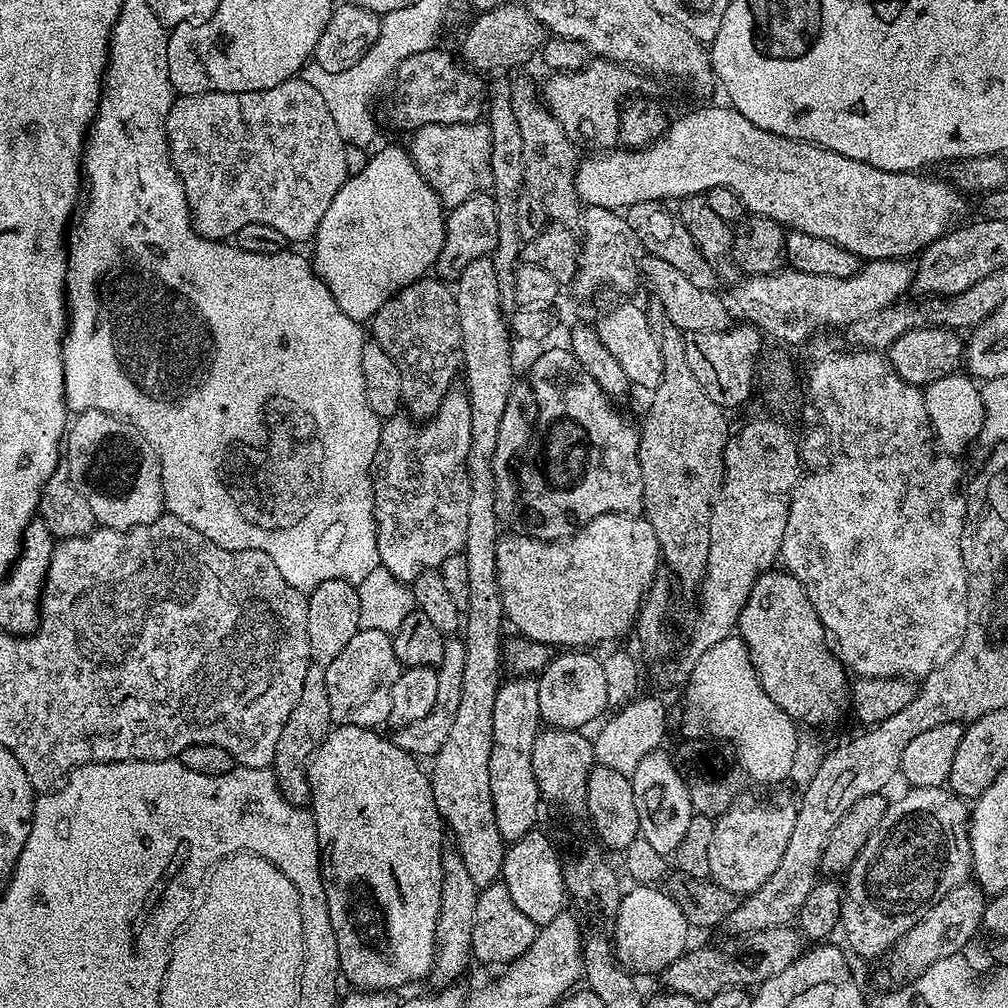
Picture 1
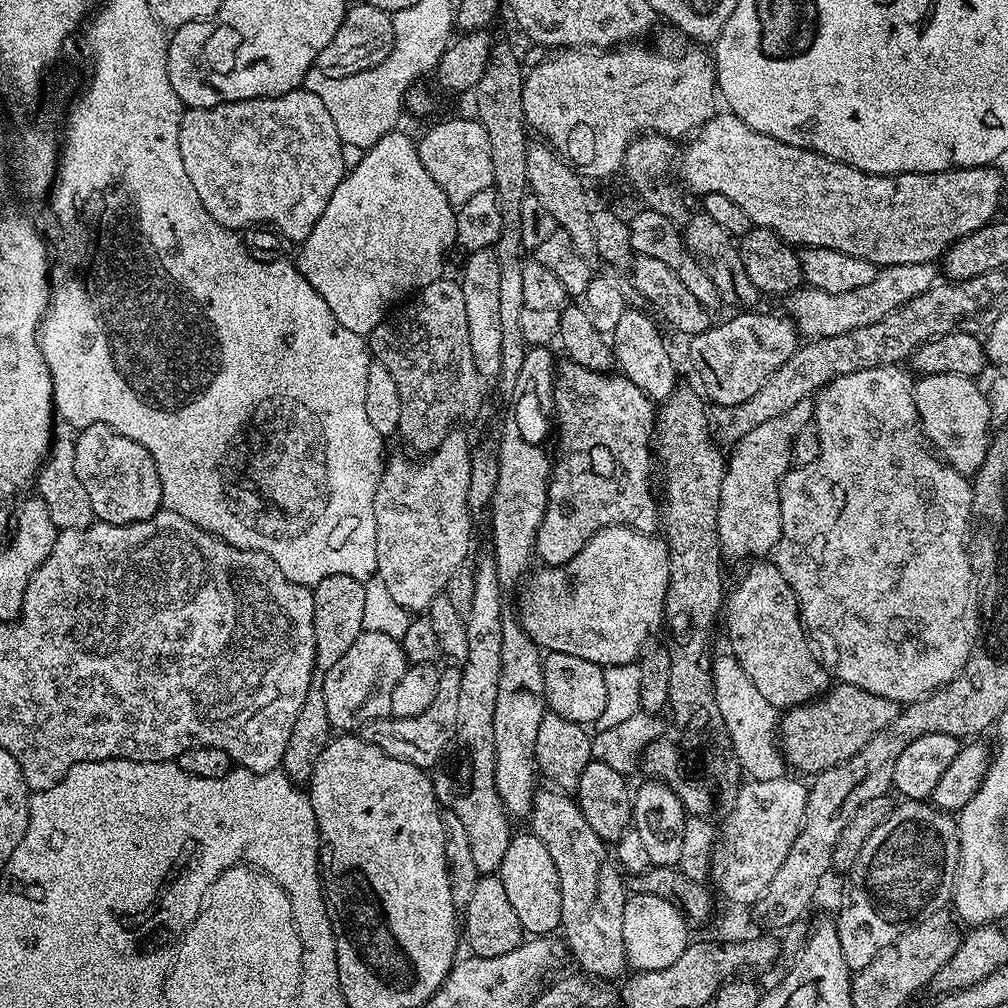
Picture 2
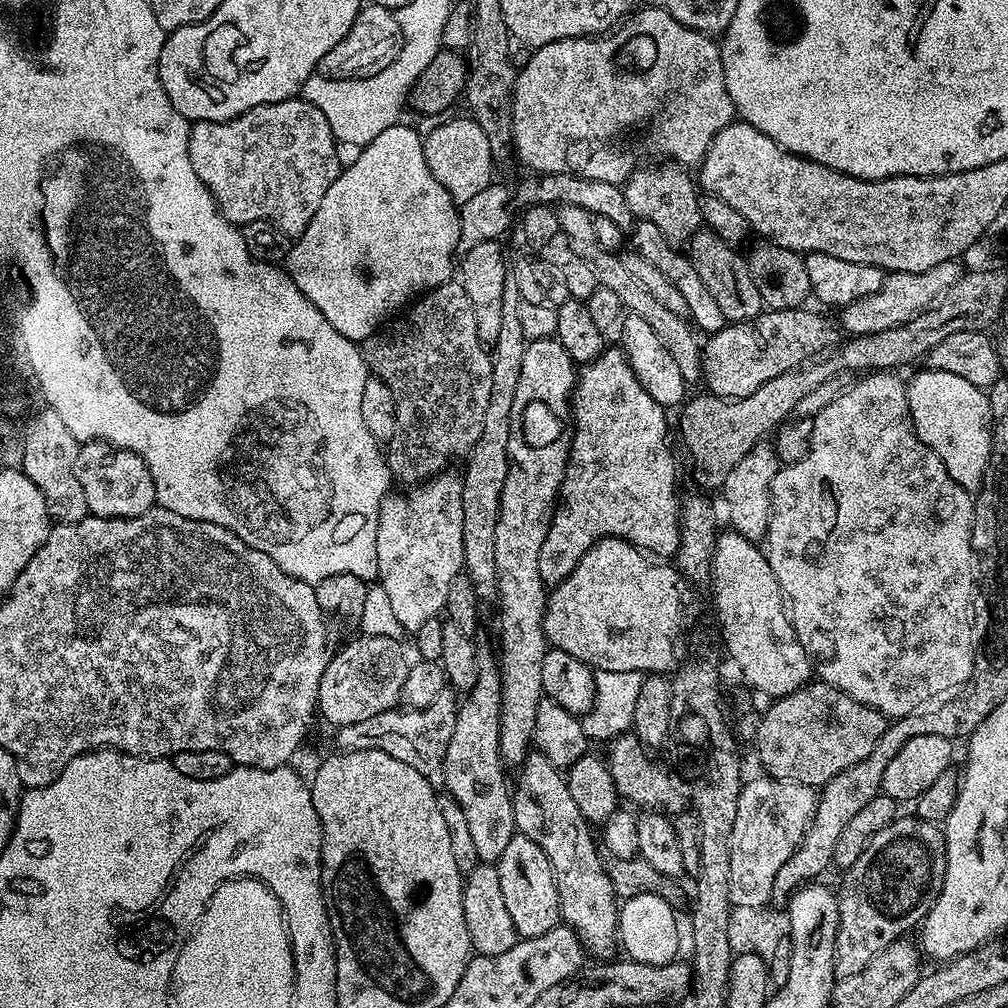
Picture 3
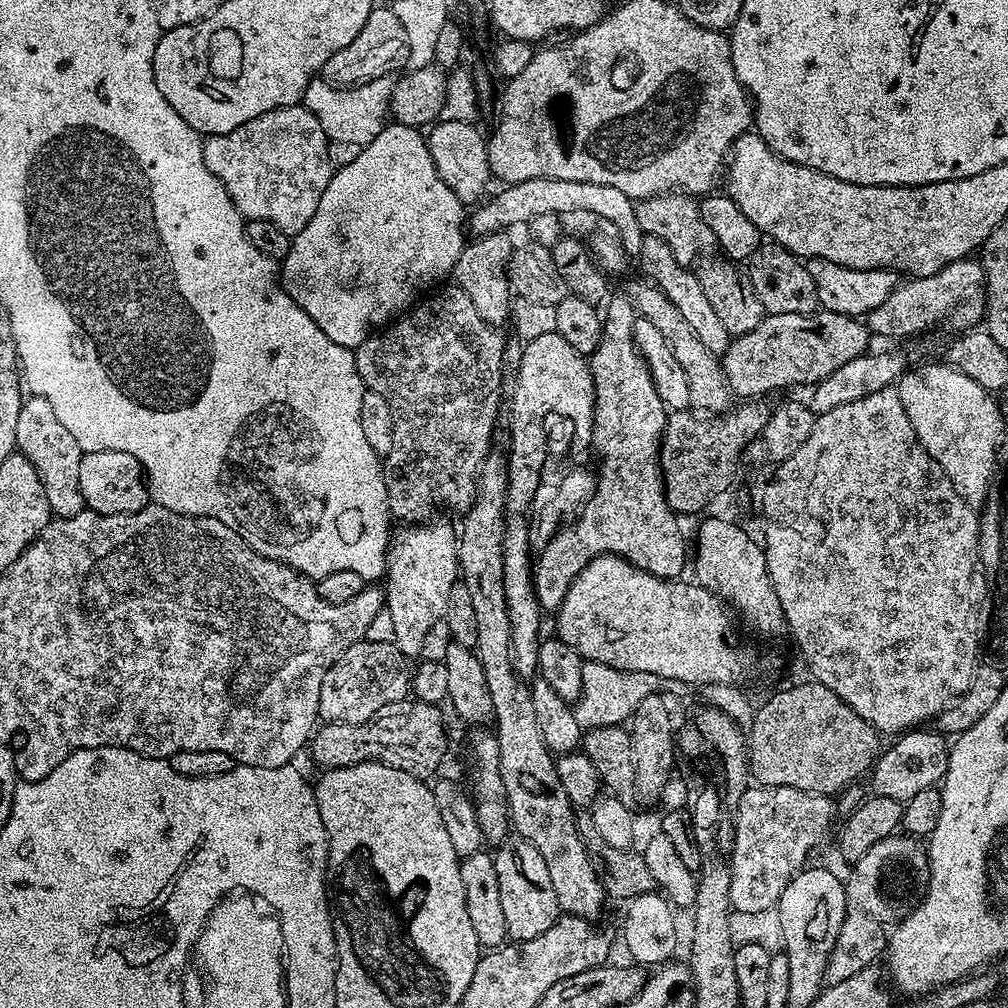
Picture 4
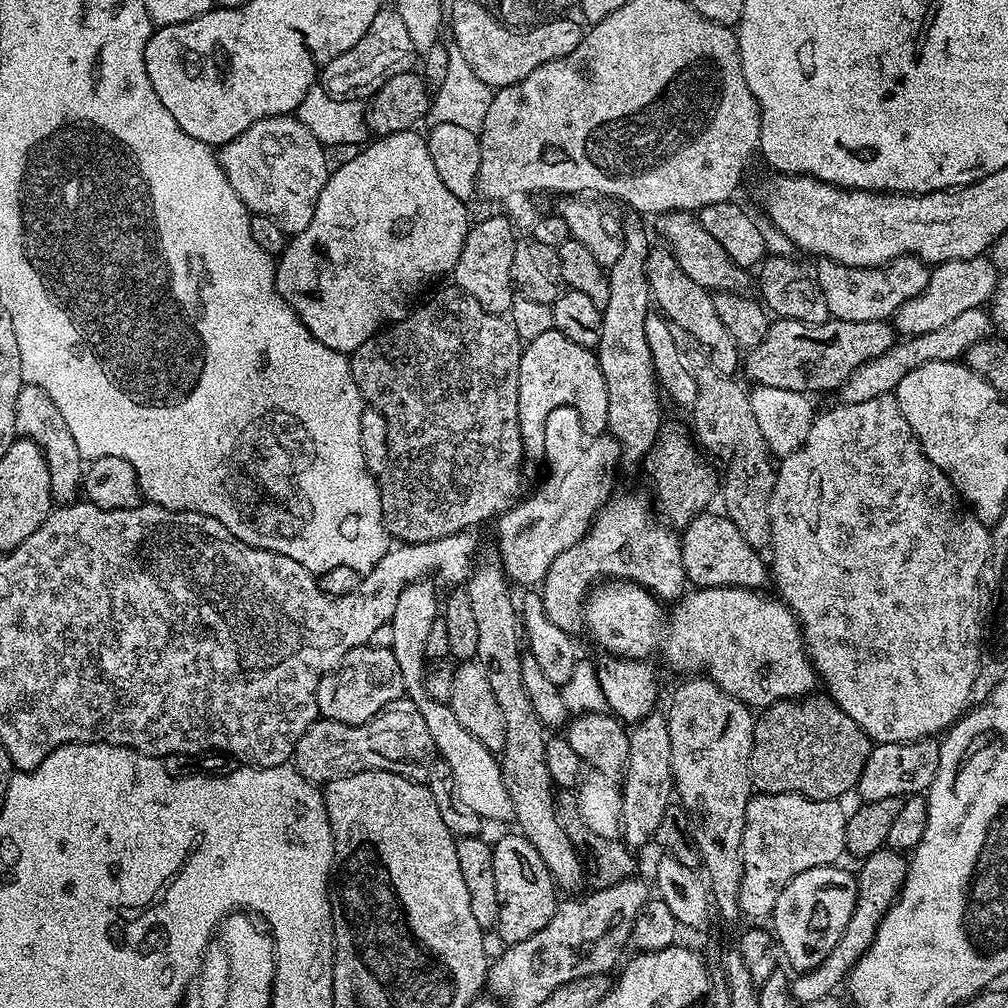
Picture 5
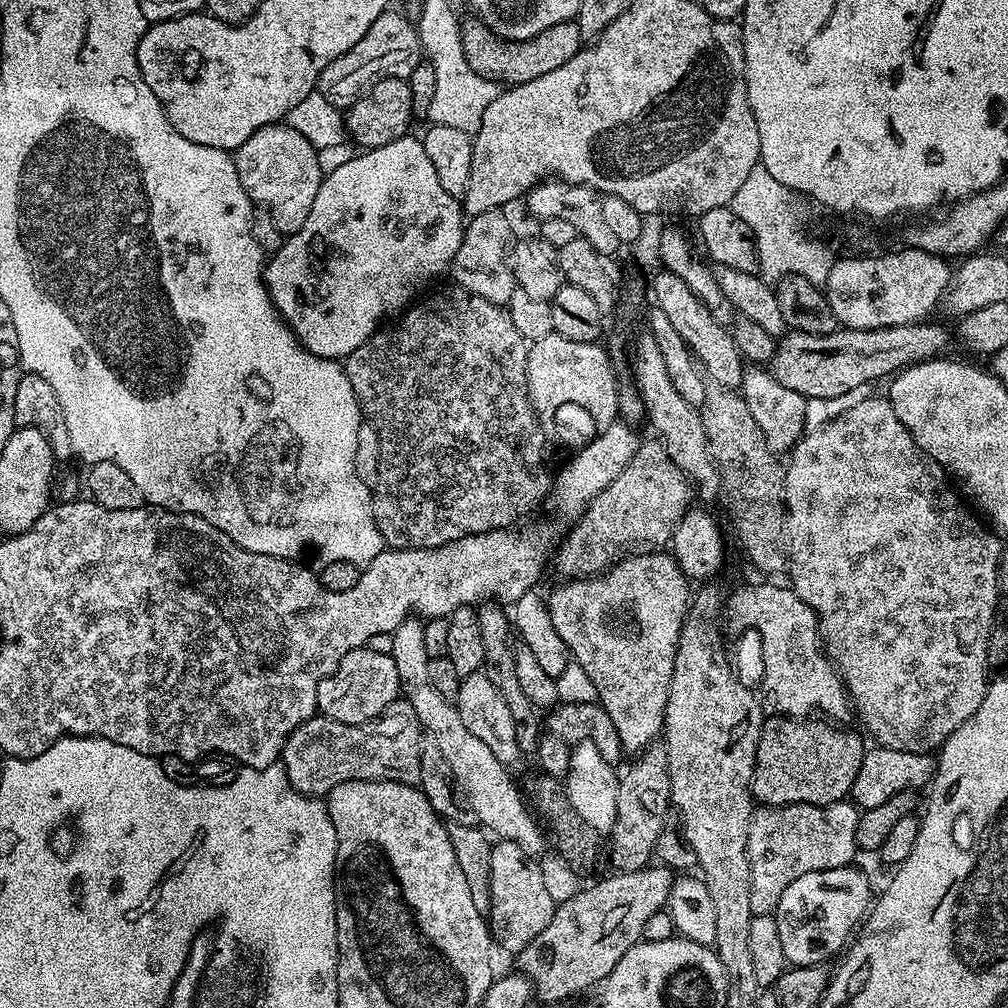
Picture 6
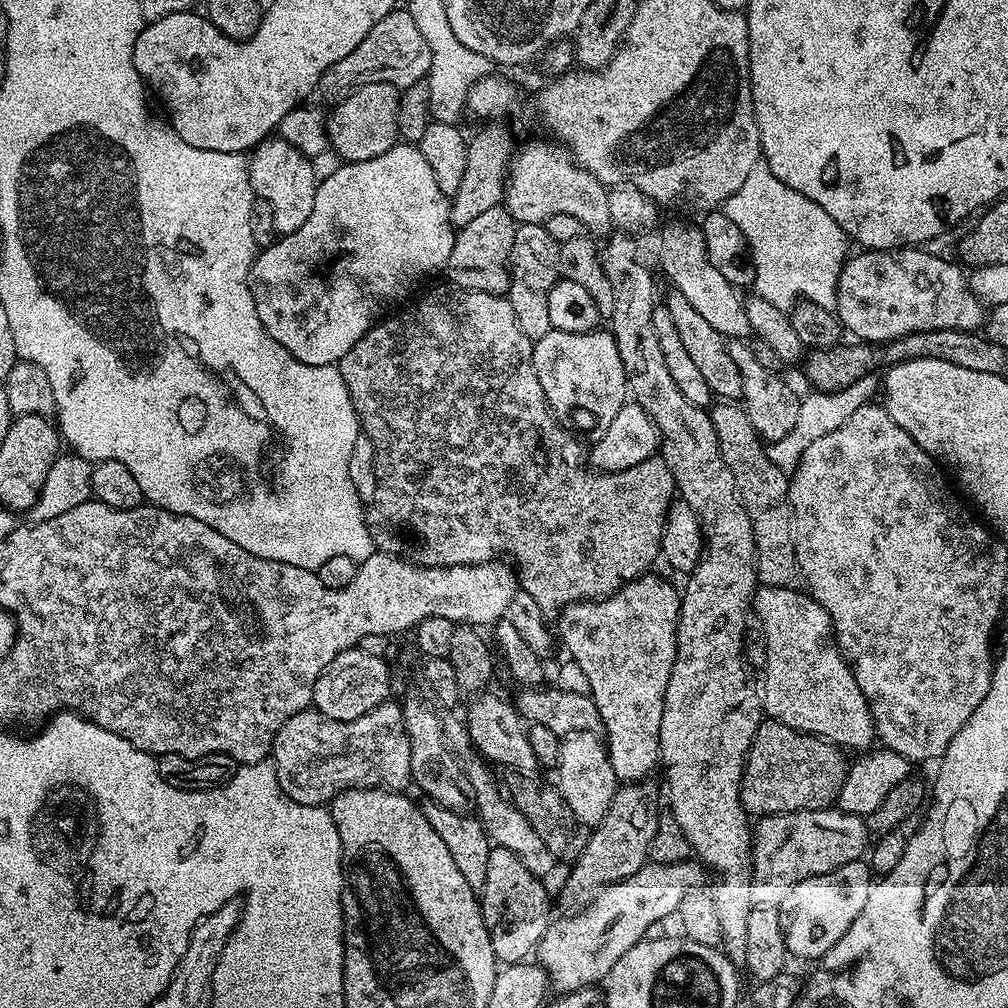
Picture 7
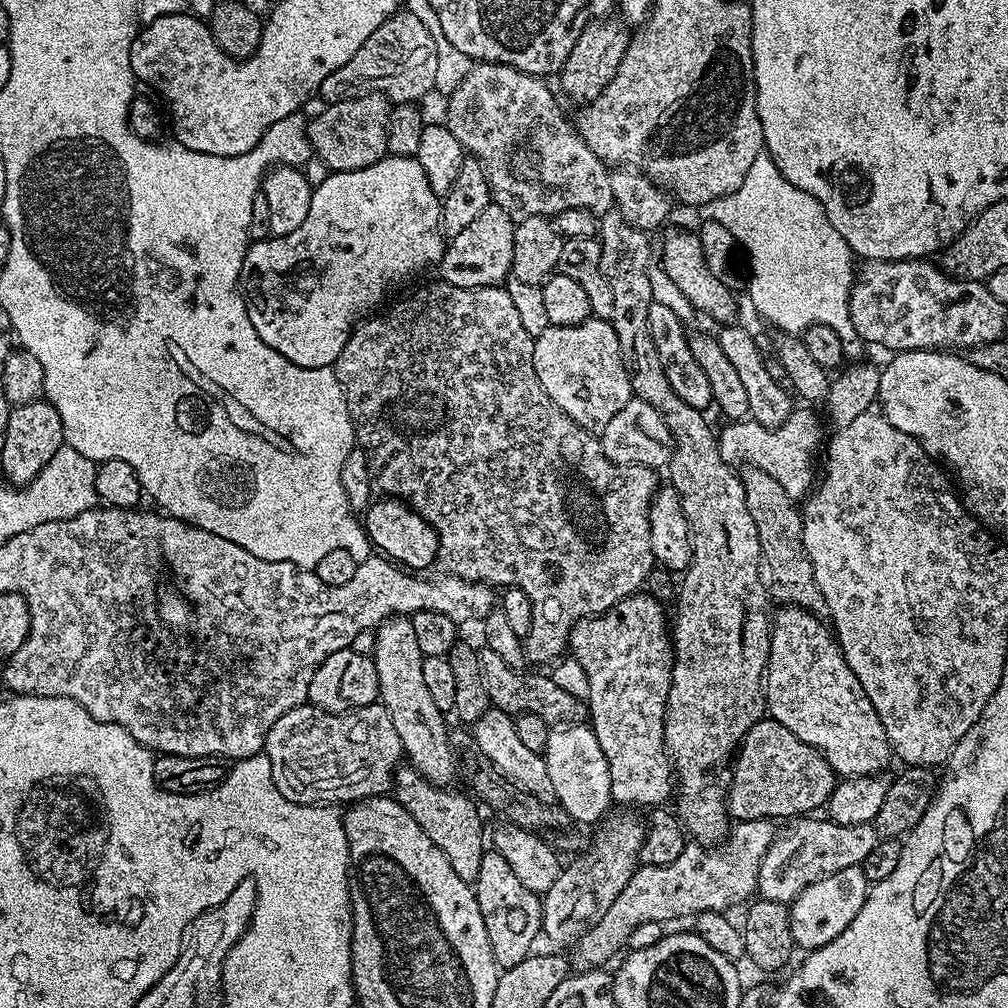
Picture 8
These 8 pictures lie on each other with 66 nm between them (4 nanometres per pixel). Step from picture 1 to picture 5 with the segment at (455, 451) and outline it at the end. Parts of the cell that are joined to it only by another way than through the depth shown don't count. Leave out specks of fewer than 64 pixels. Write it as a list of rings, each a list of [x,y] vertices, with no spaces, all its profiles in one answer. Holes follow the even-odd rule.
[[[428,582],[407,584],[402,594],[398,594],[398,606],[394,606],[394,614],[390,621],[394,630],[391,650],[398,662],[398,670],[402,670],[404,696],[412,700],[414,706],[418,706],[418,714],[422,714],[422,722],[426,722],[426,730],[430,730],[433,749],[438,753],[442,763],[450,766],[456,797],[466,802],[466,806],[470,806],[470,810],[474,810],[474,814],[478,814],[481,821],[511,821],[512,803],[500,773],[499,759],[489,748],[482,746],[482,742],[478,742],[478,738],[474,738],[474,734],[470,734],[470,730],[466,730],[466,726],[462,726],[458,718],[454,718],[452,708],[426,694],[424,685],[426,638],[430,635],[430,626],[434,626],[437,618],[438,596],[436,600],[436,592]]]

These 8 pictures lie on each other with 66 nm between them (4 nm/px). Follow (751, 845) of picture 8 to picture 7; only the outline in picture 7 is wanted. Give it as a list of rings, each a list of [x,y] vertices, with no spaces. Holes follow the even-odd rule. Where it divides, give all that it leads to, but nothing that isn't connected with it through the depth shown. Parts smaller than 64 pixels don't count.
[[[691,859],[680,864],[646,863],[630,878],[611,884],[598,893],[586,908],[565,915],[565,920],[553,919],[534,953],[541,968],[548,974],[548,983],[557,993],[599,985],[614,970],[614,962],[645,939],[647,927],[680,911],[682,898],[699,889],[705,869]]]

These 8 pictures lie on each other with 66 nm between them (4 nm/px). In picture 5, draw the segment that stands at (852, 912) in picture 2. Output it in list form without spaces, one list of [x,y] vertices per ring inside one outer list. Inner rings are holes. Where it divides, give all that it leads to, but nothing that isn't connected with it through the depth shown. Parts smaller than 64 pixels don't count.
[[[885,846],[873,856],[867,857],[863,861],[864,869],[858,872],[856,882],[856,905],[854,914],[848,923],[848,929],[842,934],[838,946],[830,950],[830,954],[816,968],[808,972],[802,972],[791,977],[791,999],[800,1006],[807,1006],[810,1002],[831,997],[836,987],[843,985],[848,979],[848,973],[852,967],[860,960],[860,955],[871,944],[876,937],[878,926],[882,918],[892,907],[893,900],[900,895],[900,890],[904,886],[904,879],[908,873],[909,861],[899,852],[892,851]]]

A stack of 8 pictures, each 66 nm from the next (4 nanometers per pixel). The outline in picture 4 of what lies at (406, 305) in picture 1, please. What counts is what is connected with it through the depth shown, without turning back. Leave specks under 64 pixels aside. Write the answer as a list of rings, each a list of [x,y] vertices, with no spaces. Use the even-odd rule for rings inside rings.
[[[455,286],[449,288],[441,287],[441,292],[433,291],[427,298],[421,299],[411,310],[403,316],[391,321],[387,326],[375,331],[354,349],[356,353],[356,365],[358,374],[362,378],[365,389],[370,392],[382,394],[386,402],[390,402],[390,410],[394,414],[394,446],[390,446],[390,454],[383,461],[384,481],[386,482],[386,494],[388,495],[388,511],[393,517],[396,516],[408,526],[420,526],[431,521],[432,516],[440,507],[445,504],[448,508],[453,508],[457,514],[467,512],[472,505],[472,500],[476,497],[476,473],[480,470],[480,461],[487,458],[489,452],[493,451],[492,435],[496,432],[496,419],[500,416],[500,391],[506,388],[504,383],[504,363],[502,354],[504,353],[505,333],[495,324],[488,324],[474,310],[474,302],[470,302],[470,294],[466,290]]]

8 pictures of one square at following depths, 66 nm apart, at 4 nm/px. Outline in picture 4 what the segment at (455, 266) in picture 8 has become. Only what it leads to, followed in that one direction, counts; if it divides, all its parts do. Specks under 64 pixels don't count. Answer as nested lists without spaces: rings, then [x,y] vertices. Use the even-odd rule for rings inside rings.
[[[502,231],[469,239],[458,258],[454,273],[455,287],[466,290],[466,294],[470,294],[470,302],[474,302],[474,310],[482,314],[486,323],[497,326],[509,323],[514,299],[512,287],[508,281],[508,263],[512,257],[514,241],[508,236],[511,235],[507,231]]]

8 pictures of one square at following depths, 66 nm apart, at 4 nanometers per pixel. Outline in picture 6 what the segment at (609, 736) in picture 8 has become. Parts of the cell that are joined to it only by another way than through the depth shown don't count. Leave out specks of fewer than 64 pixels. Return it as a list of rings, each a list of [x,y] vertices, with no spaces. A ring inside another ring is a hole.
[[[644,550],[617,559],[603,574],[587,578],[572,578],[560,582],[552,593],[547,593],[546,603],[550,622],[566,642],[569,657],[590,674],[598,703],[614,722],[614,730],[625,753],[639,754],[661,735],[664,726],[666,698],[674,674],[676,647],[680,631],[690,607],[690,581],[674,557],[664,550]],[[632,620],[632,632],[624,632]]]

